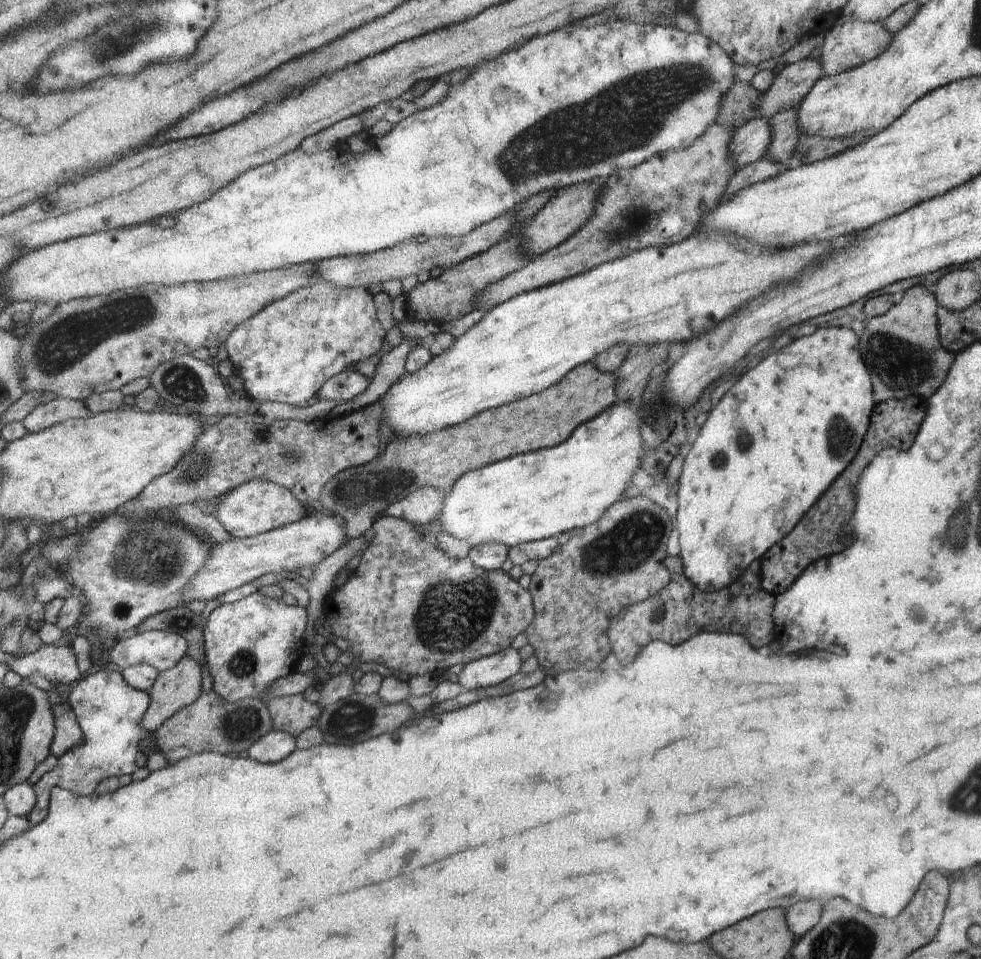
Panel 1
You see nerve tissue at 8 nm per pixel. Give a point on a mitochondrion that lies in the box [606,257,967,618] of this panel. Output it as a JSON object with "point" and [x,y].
{"point":[901,365]}

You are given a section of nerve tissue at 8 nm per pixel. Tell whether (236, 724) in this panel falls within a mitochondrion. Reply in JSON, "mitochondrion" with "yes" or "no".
{"mitochondrion":"yes"}

